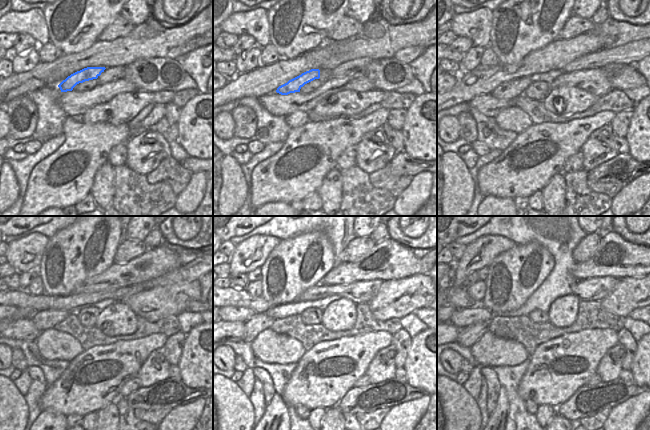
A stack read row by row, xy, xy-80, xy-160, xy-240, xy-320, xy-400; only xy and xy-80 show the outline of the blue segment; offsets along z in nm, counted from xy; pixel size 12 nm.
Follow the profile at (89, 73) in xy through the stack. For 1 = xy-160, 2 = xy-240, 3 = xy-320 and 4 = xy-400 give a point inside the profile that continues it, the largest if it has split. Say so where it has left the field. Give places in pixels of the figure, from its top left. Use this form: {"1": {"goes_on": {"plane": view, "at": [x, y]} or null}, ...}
{"1": {"goes_on": {"plane": "xy-160", "at": [509, 90]}}, "2": {"goes_on": {"plane": "xy-240", "at": [43, 320]}}, "3": {"goes_on": {"plane": "xy-320", "at": [259, 322]}}, "4": {"goes_on": {"plane": "xy-400", "at": [467, 336]}}}

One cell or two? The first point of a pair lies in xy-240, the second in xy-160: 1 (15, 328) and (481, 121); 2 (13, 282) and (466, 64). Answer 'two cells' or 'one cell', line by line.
1: two cells
2: two cells

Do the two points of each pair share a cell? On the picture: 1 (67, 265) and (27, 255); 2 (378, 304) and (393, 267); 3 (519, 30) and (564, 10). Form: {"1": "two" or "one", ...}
{"1": "two", "2": "two", "3": "one"}

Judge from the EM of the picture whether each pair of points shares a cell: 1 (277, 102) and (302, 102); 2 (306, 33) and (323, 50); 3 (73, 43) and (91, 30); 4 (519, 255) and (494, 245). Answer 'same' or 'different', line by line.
1: same
2: different
3: same
4: different

